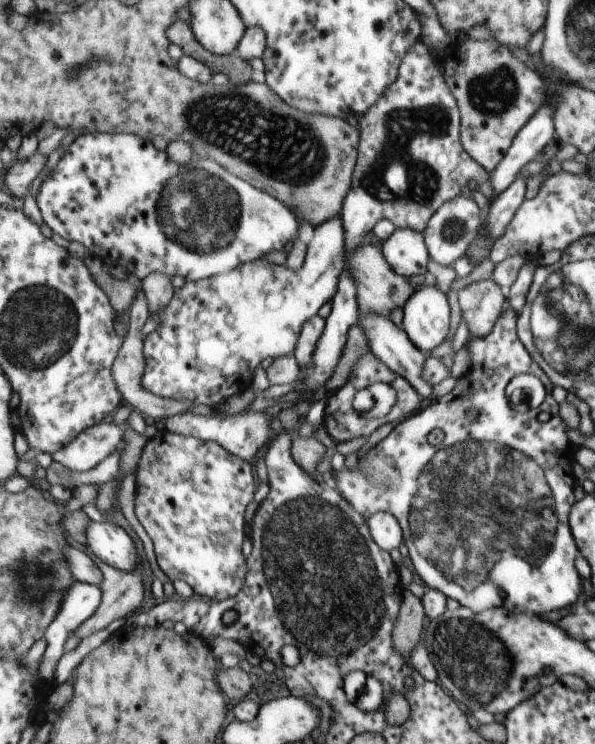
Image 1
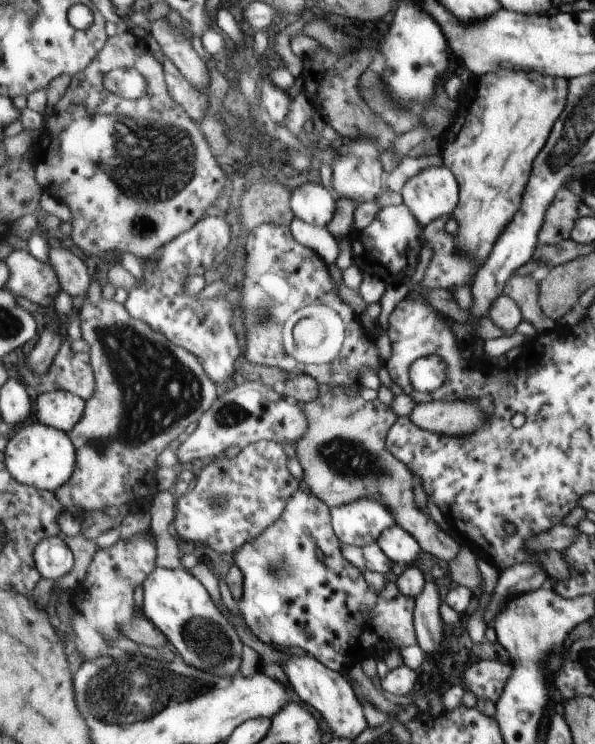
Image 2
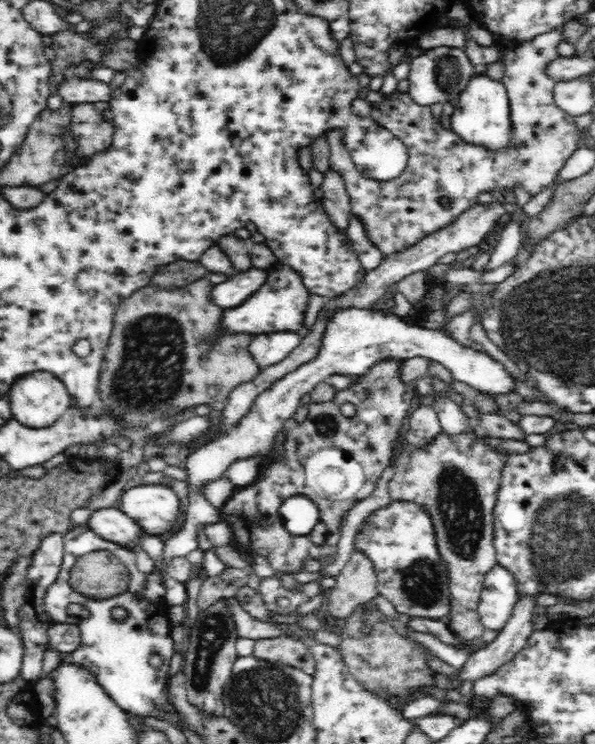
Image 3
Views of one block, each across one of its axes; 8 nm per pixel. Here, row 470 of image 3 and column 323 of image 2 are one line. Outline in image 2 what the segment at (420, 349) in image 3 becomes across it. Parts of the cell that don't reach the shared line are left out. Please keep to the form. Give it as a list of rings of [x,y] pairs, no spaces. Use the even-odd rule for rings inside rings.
[[[309,182],[294,189],[292,194],[295,213],[312,226],[326,227],[334,218],[336,199],[323,185]]]

